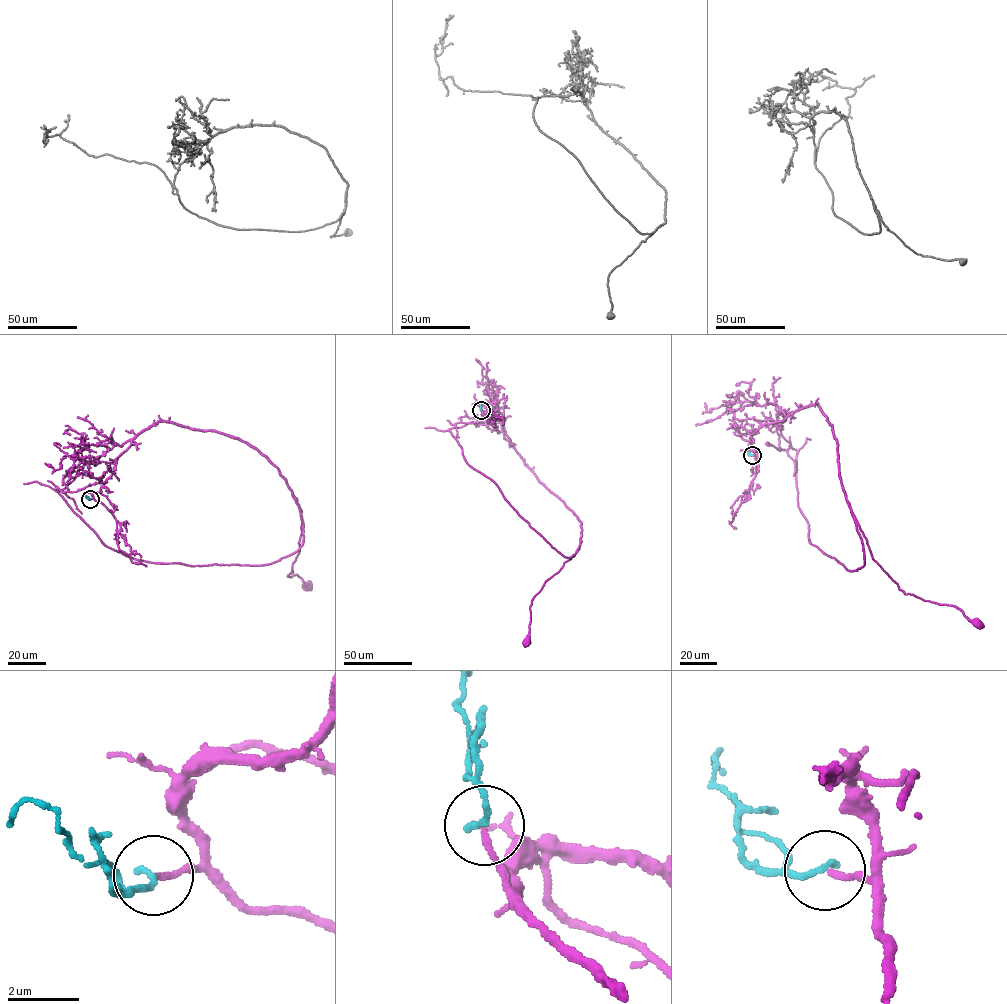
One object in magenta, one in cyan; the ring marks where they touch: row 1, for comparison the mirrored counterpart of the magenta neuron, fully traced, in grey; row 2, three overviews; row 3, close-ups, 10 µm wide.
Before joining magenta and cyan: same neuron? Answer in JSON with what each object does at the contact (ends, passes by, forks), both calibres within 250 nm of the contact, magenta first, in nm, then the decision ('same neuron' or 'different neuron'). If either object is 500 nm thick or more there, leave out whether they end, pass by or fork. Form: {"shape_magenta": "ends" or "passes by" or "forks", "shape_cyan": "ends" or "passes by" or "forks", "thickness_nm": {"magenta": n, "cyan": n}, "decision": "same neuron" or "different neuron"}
{"shape_magenta": "ends", "shape_cyan": "ends", "thickness_nm": {"magenta": 160, "cyan": 200}, "decision": "same neuron"}

